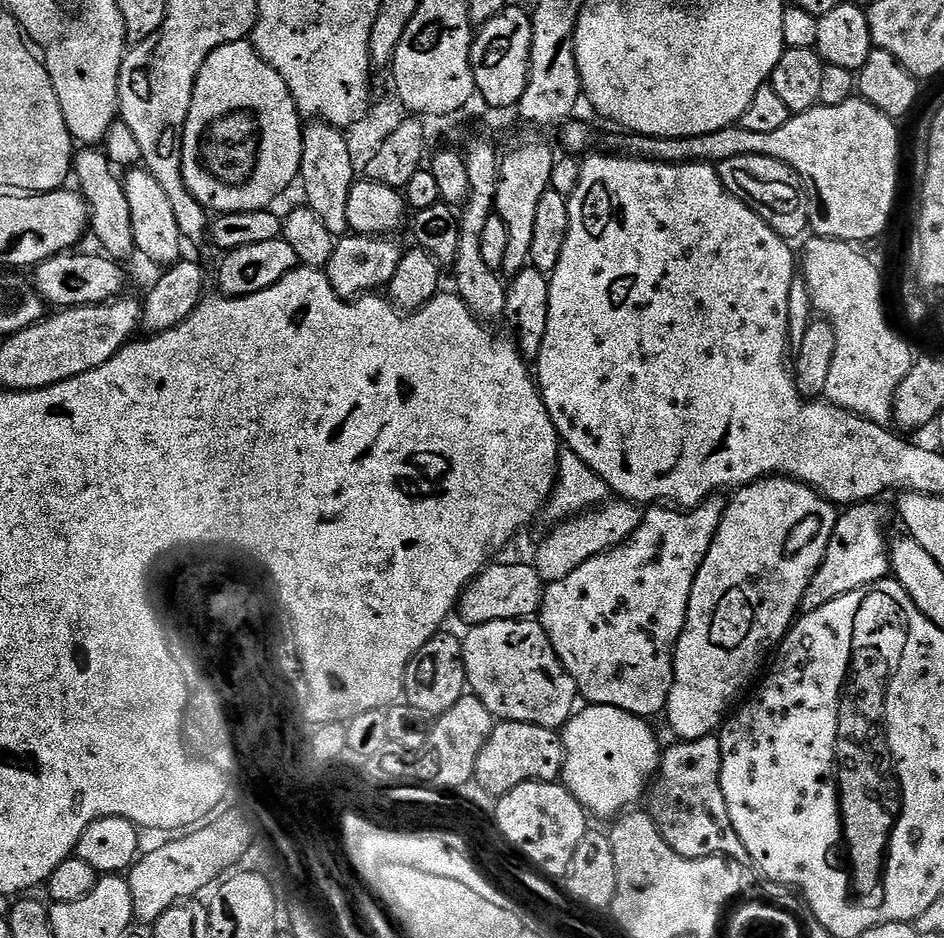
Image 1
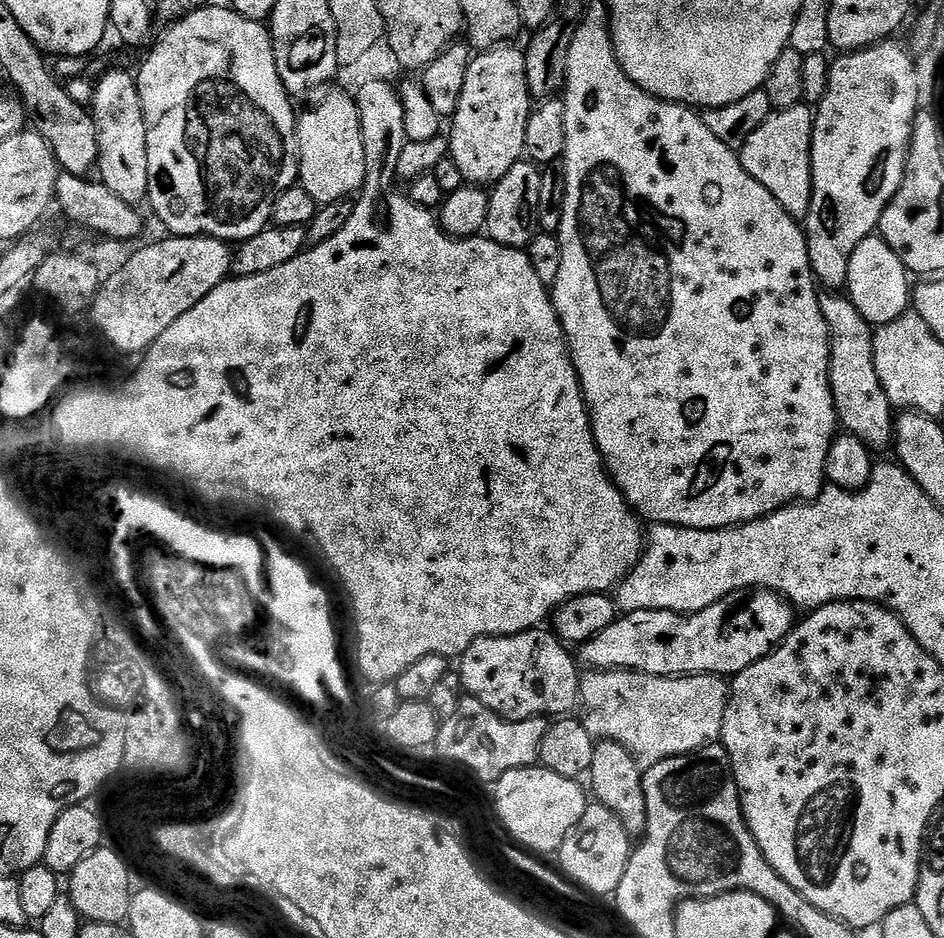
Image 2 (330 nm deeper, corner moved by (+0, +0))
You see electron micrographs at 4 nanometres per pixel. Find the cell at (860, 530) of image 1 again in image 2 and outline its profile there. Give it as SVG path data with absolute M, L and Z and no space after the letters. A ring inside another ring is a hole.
M752 590L739 598L720 600L692 615L638 610L621 615L606 630L579 645L578 660L588 670L731 678L769 656L792 633L792 612L793 605L784 596L767 590Z

